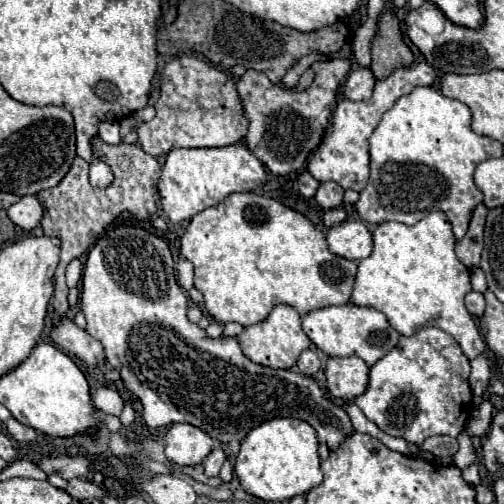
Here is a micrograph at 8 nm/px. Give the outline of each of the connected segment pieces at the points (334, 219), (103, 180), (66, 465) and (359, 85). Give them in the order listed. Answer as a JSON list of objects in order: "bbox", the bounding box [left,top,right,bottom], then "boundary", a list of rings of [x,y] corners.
[{"bbox":[324,207,346,227],"boundary":[[[336,207],[336,209],[330,209],[324,213],[324,225],[326,227],[332,227],[332,225],[338,225],[346,219],[346,211],[342,207]]]},{"bbox":[90,157,112,187],"boundary":[[[94,157],[94,163],[90,165],[90,183],[94,187],[108,187],[112,183],[112,171],[110,167]]]},{"bbox":[40,457,92,479],"boundary":[[[44,457],[40,461],[40,469],[44,473],[58,473],[64,479],[74,479],[74,477],[86,477],[90,471],[92,459],[88,457]]]},{"bbox":[342,69,376,101],"boundary":[[[354,69],[342,85],[342,95],[350,101],[370,99],[374,83],[376,83],[376,79],[370,69]]]}]

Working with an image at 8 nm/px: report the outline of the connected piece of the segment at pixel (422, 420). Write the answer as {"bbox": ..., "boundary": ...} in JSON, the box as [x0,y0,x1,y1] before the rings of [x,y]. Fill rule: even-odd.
{"bbox":[354,327,472,443],"boundary":[[[424,327],[416,331],[410,337],[400,337],[398,345],[384,355],[378,363],[370,367],[370,381],[366,391],[354,399],[354,403],[364,411],[364,415],[376,423],[384,433],[402,437],[408,443],[422,443],[428,437],[434,435],[450,435],[456,437],[460,431],[464,431],[466,421],[470,417],[468,409],[472,407],[472,395],[468,389],[468,379],[470,375],[470,361],[464,357],[460,345],[444,331],[438,327]]]}

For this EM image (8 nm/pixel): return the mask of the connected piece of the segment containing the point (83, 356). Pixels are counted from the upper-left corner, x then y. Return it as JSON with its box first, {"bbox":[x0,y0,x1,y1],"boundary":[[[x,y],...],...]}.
{"bbox":[52,317,106,367],"boundary":[[[66,317],[52,329],[52,339],[62,349],[66,349],[72,357],[78,357],[80,361],[84,361],[90,367],[98,367],[106,359],[100,341],[90,337],[86,331],[78,329],[74,325],[74,321],[70,321]]]}

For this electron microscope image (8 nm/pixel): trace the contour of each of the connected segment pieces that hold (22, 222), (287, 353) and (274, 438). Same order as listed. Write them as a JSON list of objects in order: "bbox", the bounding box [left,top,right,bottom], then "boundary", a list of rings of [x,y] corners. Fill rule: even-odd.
[{"bbox":[6,195,42,231],"boundary":[[[26,195],[18,203],[8,207],[6,213],[8,213],[8,217],[12,219],[14,225],[22,227],[24,231],[32,231],[40,223],[42,205],[38,203],[38,199],[34,195]]]},{"bbox":[238,305,312,369],"boundary":[[[276,305],[264,321],[244,327],[244,331],[238,335],[238,343],[242,347],[242,353],[250,361],[264,367],[272,367],[272,369],[290,369],[298,361],[298,355],[304,349],[308,349],[312,341],[302,331],[300,315],[296,313],[296,309],[290,305]]]},{"bbox":[234,417,322,501],"boundary":[[[276,417],[254,427],[240,443],[234,471],[246,493],[264,501],[288,501],[322,483],[316,431],[294,417]]]}]

